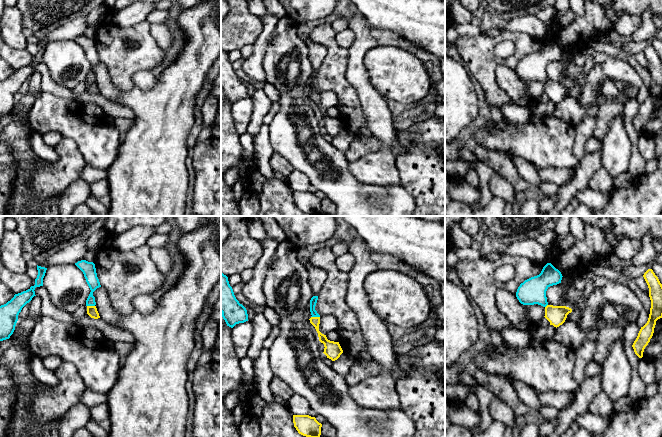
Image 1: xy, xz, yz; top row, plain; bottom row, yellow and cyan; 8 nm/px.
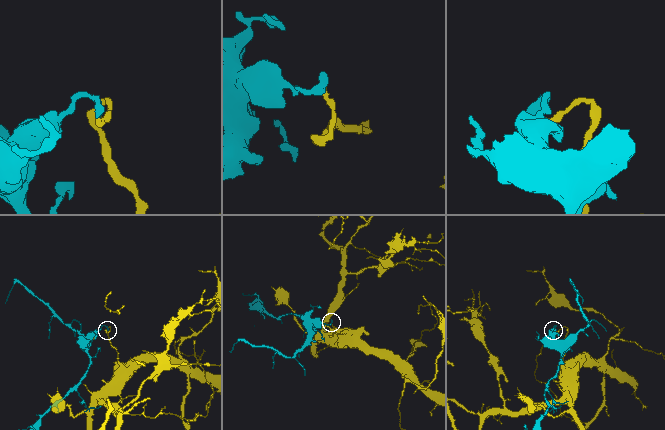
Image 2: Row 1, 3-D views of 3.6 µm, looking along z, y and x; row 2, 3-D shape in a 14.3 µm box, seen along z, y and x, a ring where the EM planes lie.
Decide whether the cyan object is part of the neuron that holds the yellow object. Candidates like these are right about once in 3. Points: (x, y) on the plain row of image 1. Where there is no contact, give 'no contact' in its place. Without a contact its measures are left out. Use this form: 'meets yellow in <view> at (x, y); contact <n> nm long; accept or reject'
meets yellow in xz at (315, 93); contact 70 nm long; reject

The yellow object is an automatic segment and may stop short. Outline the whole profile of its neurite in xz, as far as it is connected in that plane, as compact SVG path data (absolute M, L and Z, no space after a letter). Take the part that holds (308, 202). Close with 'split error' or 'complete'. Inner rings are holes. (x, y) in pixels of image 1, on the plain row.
M293 191L293 199L299 210L310 214L320 214L322 200L315 193Z; complete

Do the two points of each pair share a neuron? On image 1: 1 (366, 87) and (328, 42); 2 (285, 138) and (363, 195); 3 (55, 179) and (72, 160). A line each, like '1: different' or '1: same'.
1: different
2: same
3: same

